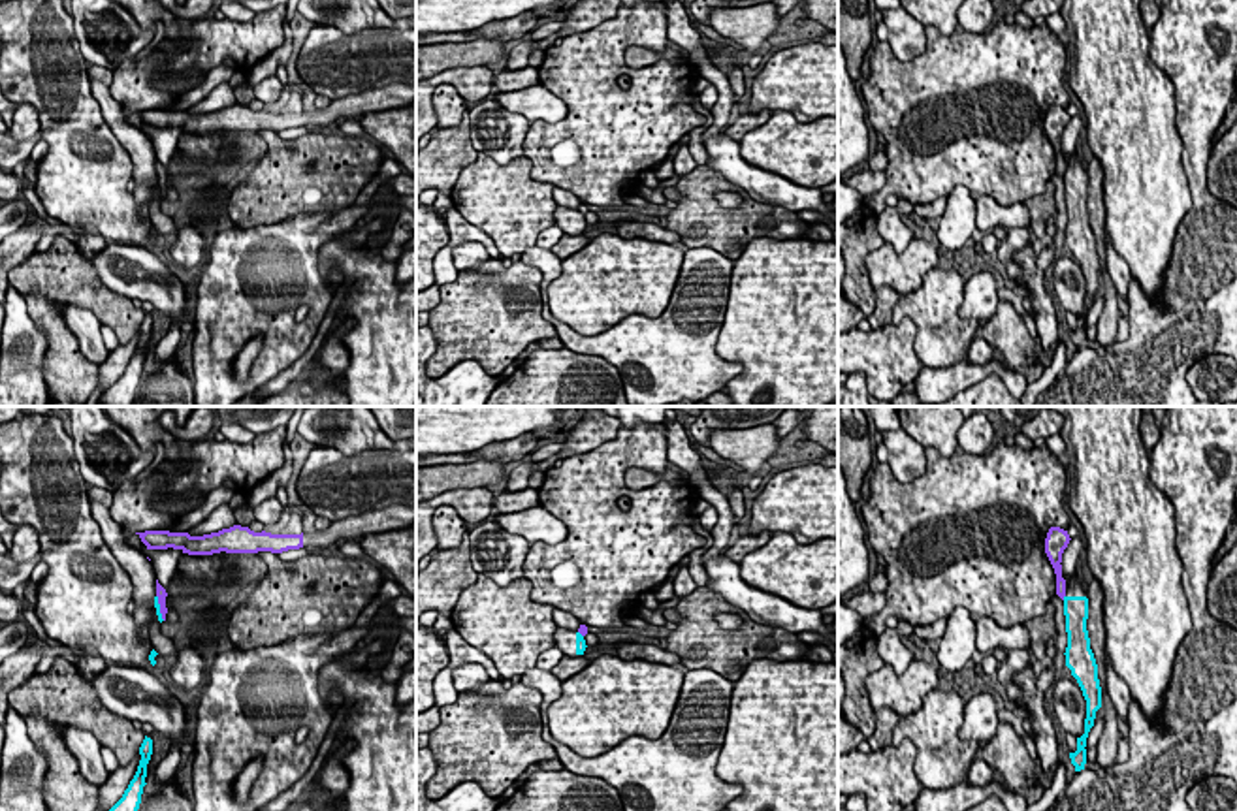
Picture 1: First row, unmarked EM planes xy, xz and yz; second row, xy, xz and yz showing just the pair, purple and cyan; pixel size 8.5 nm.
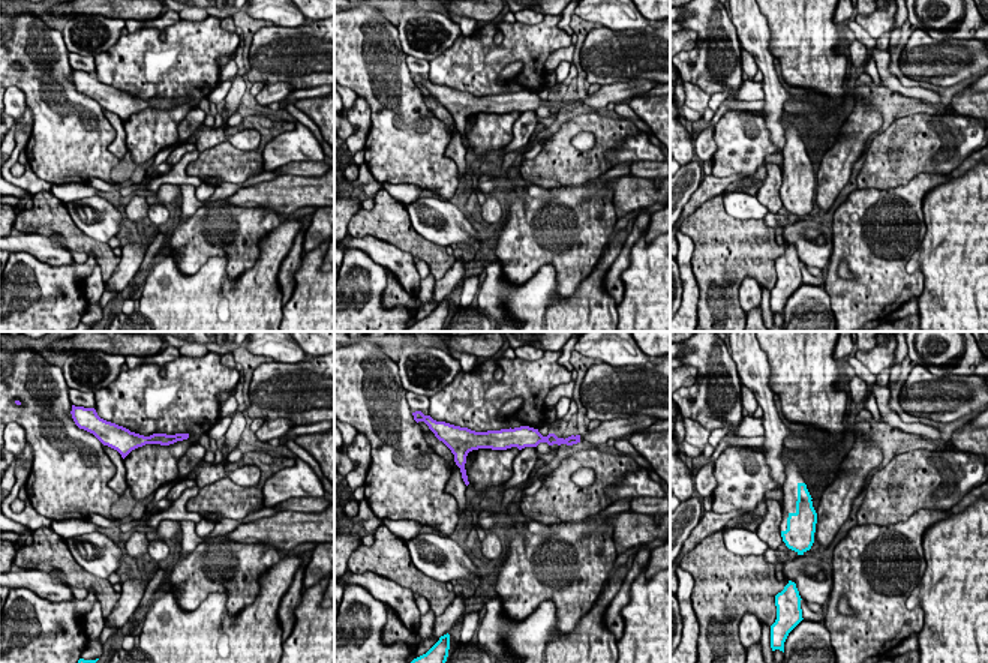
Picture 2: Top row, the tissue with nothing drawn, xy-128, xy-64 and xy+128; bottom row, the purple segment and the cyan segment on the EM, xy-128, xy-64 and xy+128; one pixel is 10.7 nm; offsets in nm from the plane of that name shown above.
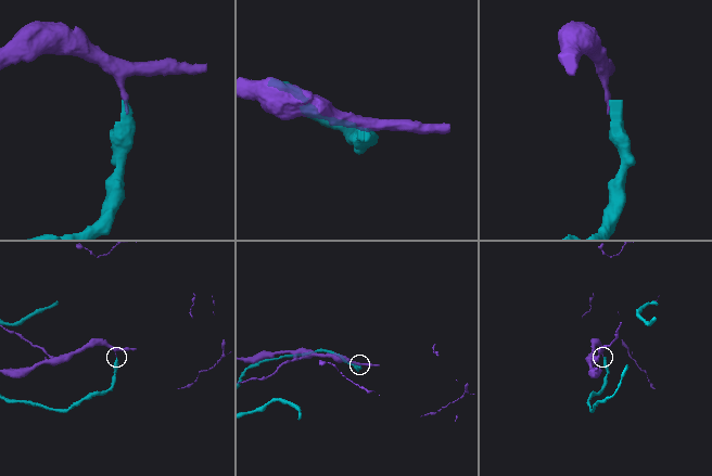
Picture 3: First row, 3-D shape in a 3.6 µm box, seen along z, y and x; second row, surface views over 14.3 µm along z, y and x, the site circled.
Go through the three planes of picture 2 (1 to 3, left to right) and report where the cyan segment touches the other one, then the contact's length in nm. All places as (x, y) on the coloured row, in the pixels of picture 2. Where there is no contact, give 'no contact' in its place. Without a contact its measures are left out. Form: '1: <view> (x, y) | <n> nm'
1: no contact
2: no contact
3: no contact

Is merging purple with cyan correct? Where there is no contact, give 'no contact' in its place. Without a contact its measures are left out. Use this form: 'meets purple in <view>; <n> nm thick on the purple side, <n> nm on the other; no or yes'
meets purple in xy; 90 nm thick on the purple side, 50 nm on the other; no

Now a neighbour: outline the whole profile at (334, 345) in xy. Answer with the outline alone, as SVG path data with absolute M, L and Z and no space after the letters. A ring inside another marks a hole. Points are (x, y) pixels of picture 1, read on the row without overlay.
M348 324L335 327L326 342L324 348L314 358L313 365L313 386L320 390L335 373L343 373L348 367L350 352L345 348L341 337L346 331Z

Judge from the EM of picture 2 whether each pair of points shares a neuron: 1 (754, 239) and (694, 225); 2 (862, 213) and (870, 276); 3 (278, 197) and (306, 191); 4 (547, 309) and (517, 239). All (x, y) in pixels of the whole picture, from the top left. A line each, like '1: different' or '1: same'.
1: same
2: same
3: same
4: different

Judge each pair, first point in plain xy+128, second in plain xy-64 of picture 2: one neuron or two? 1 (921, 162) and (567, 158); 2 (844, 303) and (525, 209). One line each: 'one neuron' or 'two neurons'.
1: one neuron
2: one neuron

